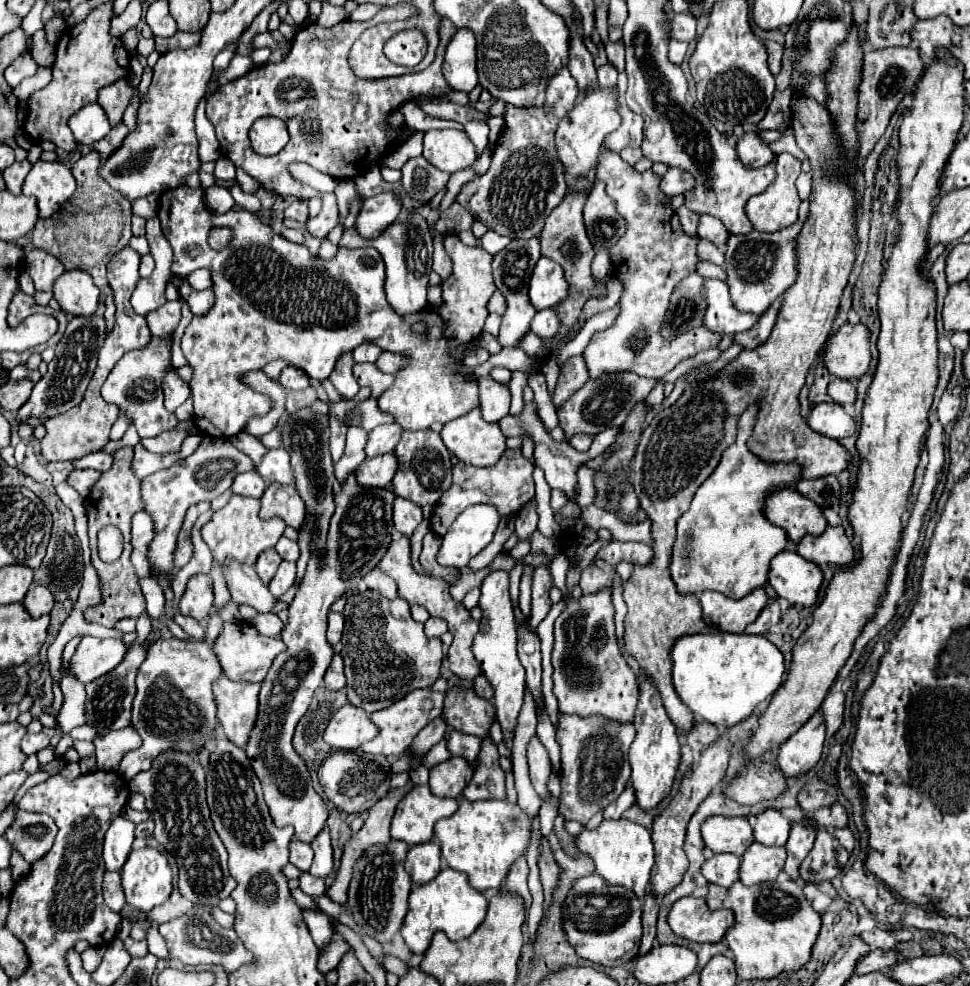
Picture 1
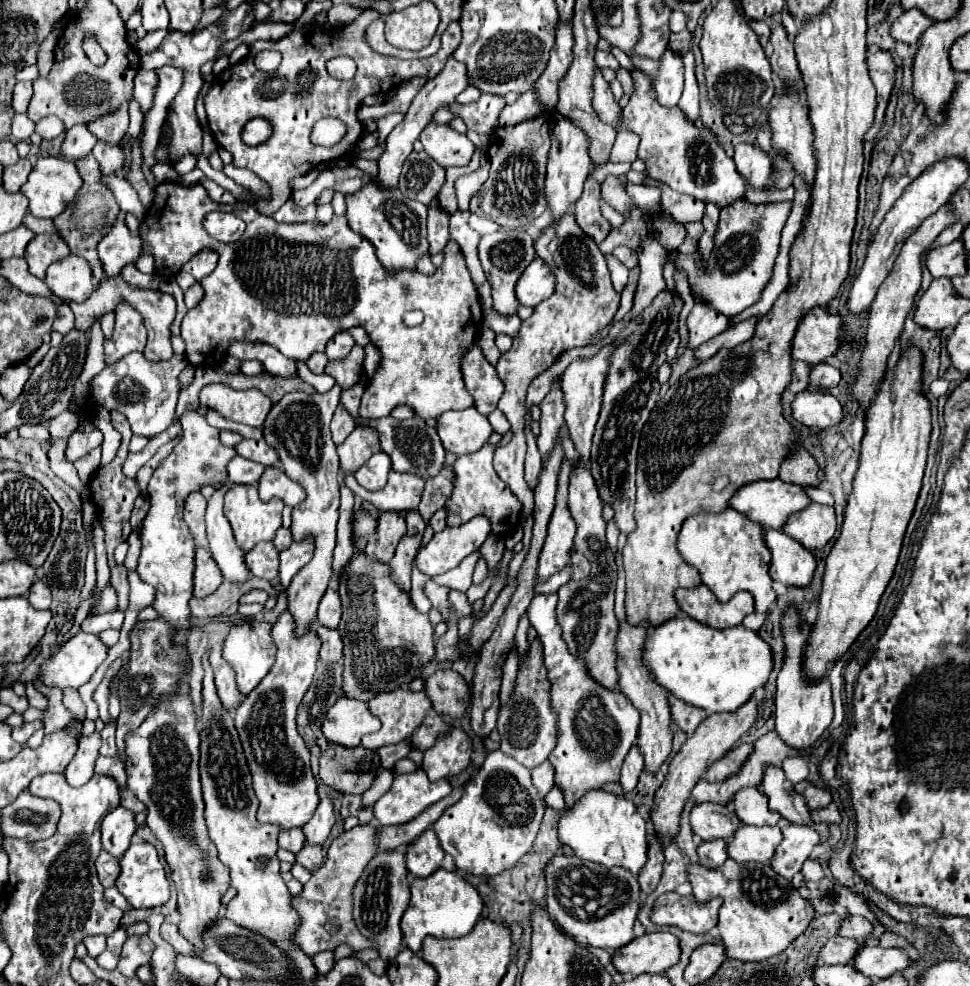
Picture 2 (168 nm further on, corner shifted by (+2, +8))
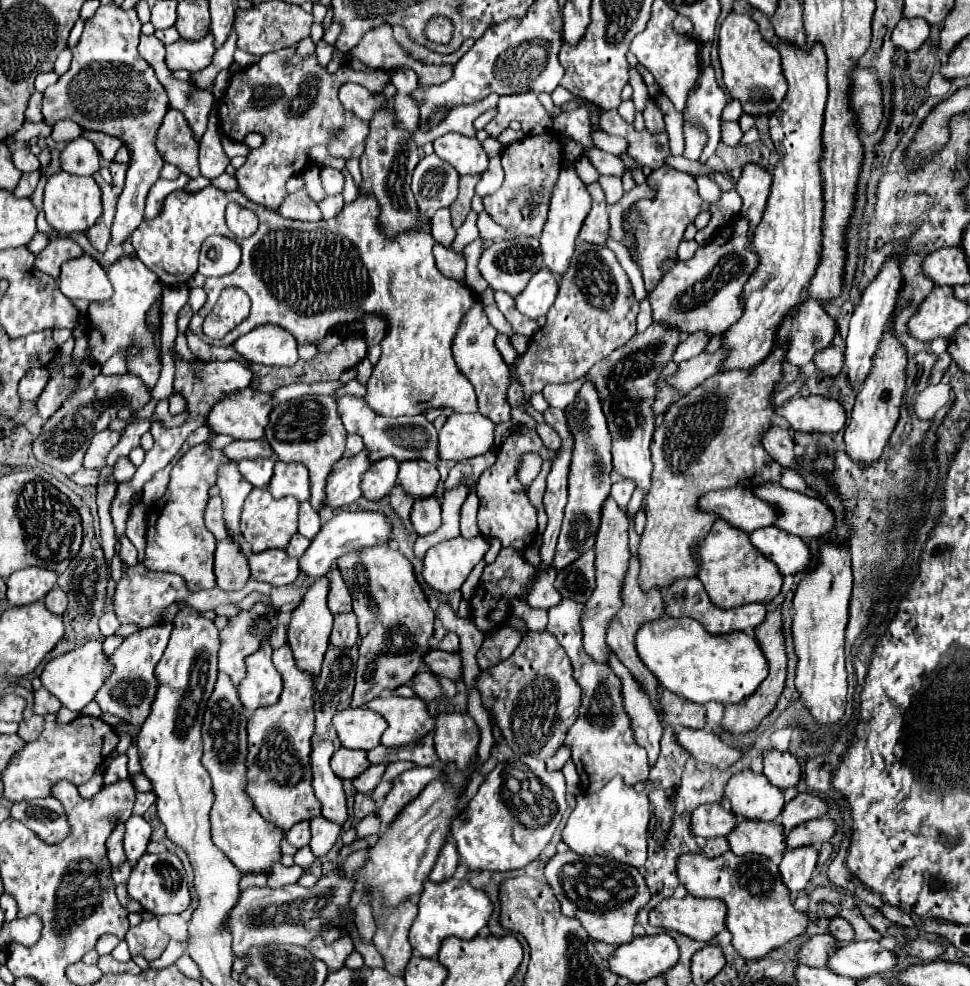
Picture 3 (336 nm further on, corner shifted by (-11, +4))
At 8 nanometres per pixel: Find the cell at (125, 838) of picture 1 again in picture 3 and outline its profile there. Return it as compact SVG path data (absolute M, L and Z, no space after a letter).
M131 815L125 823L125 855L131 863L137 863L147 849L151 837L151 825L143 817Z

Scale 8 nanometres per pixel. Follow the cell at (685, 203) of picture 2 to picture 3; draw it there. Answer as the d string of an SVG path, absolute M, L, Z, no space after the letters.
M663 165L661 169L655 169L647 177L647 183L657 189L657 197L655 199L639 199L639 201L635 201L633 209L623 219L623 231L629 231L635 237L635 253L637 255L633 257L633 261L637 263L639 271L643 273L645 289L651 293L659 285L663 275L665 275L661 265L665 261L669 261L669 259L675 261L675 263L679 261L677 247L679 247L679 241L683 239L685 227L701 211L707 211L709 205L699 197L693 175L677 171L677 169L669 167L669 165Z

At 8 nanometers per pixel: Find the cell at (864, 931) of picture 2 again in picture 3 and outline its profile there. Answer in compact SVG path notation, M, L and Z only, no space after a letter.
M833 917L833 919L829 919L829 927L827 927L827 931L829 931L839 943L849 943L849 941L855 939L853 927L851 927L845 919L841 919L841 917Z

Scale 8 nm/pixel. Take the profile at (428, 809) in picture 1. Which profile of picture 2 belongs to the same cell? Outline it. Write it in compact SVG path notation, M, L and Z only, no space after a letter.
M422 769L396 775L390 791L374 803L374 817L382 827L404 825L436 801L448 797L450 791L448 779L432 783Z

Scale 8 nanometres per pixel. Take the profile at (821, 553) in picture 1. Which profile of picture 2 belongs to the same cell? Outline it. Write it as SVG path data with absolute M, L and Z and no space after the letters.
M810 503L808 509L794 513L784 525L784 533L796 539L806 549L822 549L836 533L836 515L834 507Z

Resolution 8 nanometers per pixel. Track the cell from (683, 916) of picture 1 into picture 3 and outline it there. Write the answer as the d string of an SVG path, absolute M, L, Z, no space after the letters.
M665 899L653 911L649 923L653 927L671 929L683 933L695 941L711 941L719 931L725 929L727 907L719 899Z

